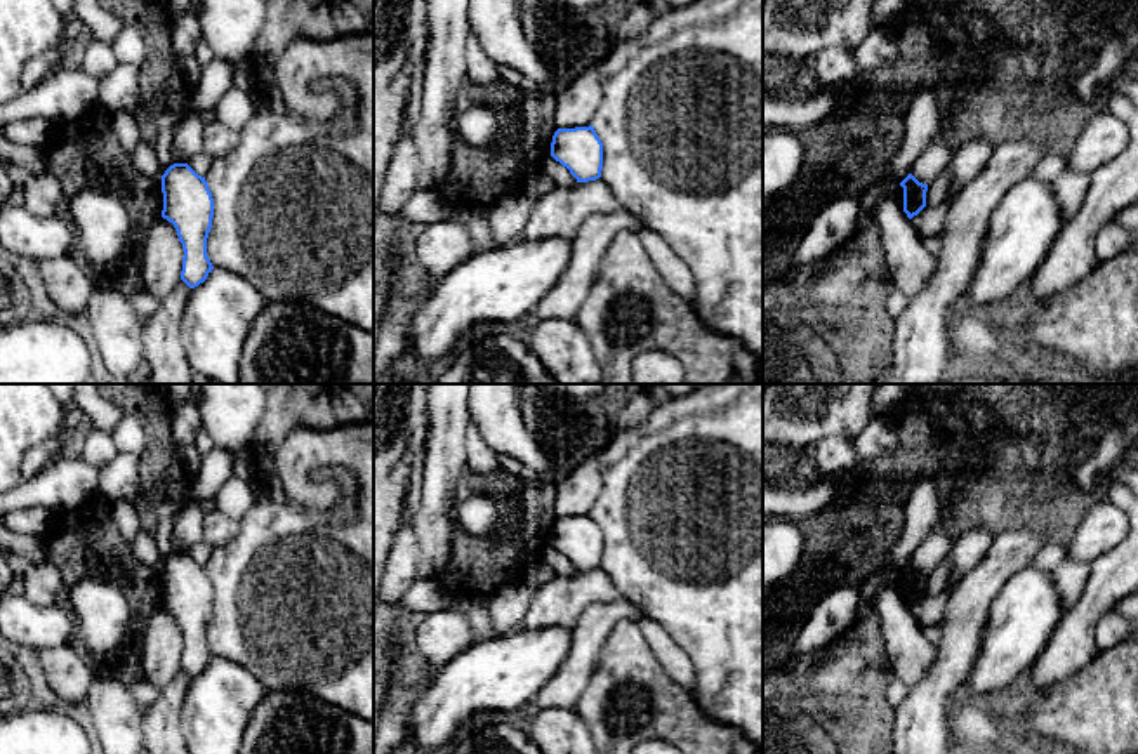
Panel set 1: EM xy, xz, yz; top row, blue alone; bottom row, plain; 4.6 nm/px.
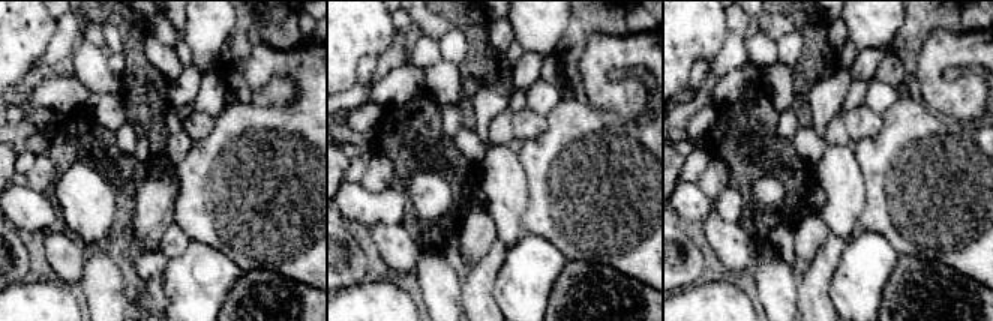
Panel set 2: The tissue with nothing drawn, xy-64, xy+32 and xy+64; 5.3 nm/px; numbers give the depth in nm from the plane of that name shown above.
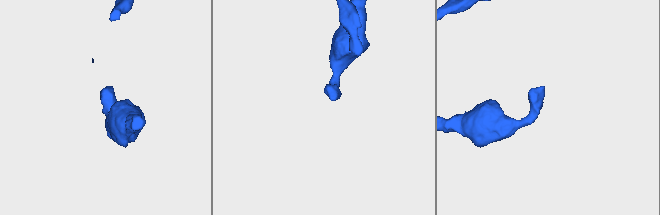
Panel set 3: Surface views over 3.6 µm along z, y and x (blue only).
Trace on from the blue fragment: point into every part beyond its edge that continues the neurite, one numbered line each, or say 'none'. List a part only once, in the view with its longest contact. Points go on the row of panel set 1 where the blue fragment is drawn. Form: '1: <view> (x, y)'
none

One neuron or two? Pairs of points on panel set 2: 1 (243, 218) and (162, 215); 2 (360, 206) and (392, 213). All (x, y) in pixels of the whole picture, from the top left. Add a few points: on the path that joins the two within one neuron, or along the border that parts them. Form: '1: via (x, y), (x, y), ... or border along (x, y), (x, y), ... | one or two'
1: border along (180, 188), (176, 197), (173, 219) | two
2: via (368, 209), (384, 209) | one

